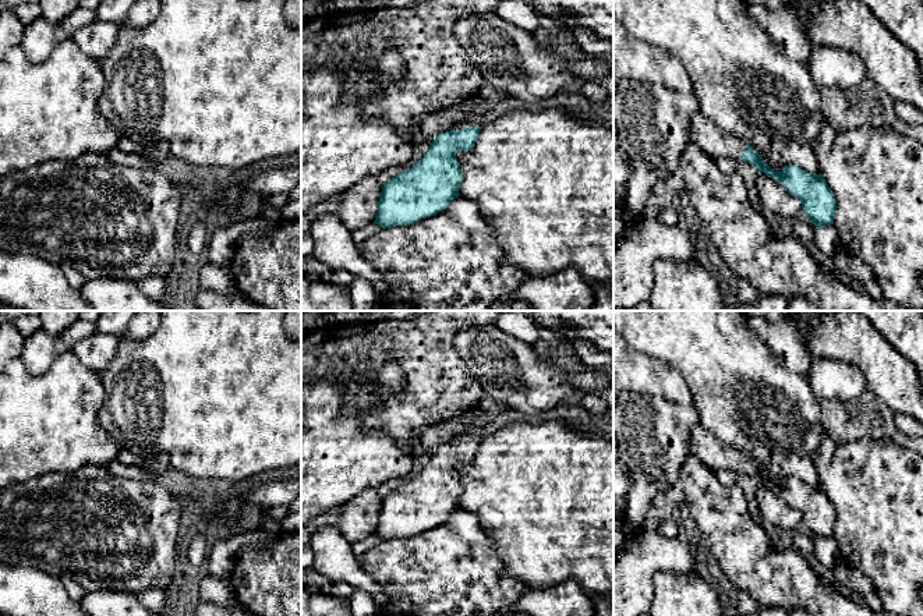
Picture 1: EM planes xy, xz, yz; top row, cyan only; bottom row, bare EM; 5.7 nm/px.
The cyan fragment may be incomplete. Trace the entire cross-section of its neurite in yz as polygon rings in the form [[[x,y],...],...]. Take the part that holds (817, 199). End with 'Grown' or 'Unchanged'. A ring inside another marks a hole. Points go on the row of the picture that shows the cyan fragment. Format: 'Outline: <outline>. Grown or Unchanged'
Outline: [[[699,111],[690,117],[689,130],[692,142],[710,157],[742,159],[782,184],[789,194],[800,199],[802,209],[816,227],[834,224],[837,199],[821,174],[811,174],[795,164],[784,167],[782,171],[774,171],[750,145],[722,131]]]. Grown

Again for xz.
Outline: [[[478,93],[448,107],[460,107],[467,117],[450,131],[438,134],[429,144],[427,155],[414,167],[382,187],[374,223],[383,229],[414,224],[443,212],[460,197],[463,173],[456,153],[475,146],[482,116],[475,113],[474,106],[480,100],[482,98]]]. Grown

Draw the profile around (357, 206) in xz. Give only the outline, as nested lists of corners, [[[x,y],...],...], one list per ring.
[[[368,174],[339,194],[337,216],[350,231],[374,223],[381,192],[378,176]]]

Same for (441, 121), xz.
[[[445,109],[425,117],[421,123],[421,134],[424,135],[424,142],[431,144],[438,134],[450,131],[456,124],[460,124],[466,120],[466,110]]]

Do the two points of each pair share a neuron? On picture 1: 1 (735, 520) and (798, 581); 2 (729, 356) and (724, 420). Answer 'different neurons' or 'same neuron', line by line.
1: same neuron
2: same neuron

